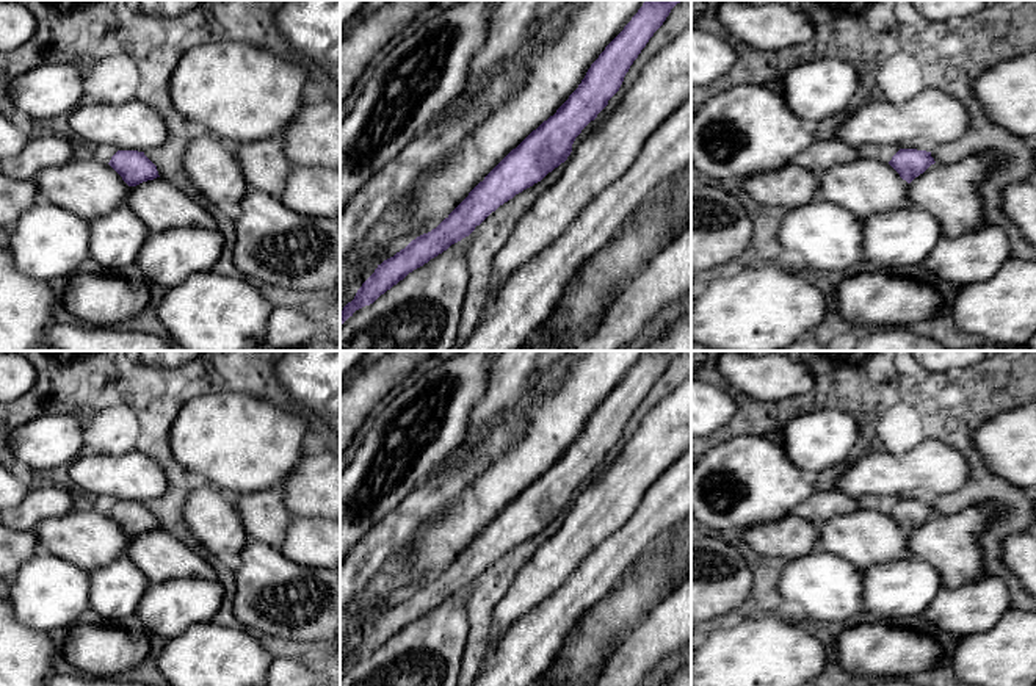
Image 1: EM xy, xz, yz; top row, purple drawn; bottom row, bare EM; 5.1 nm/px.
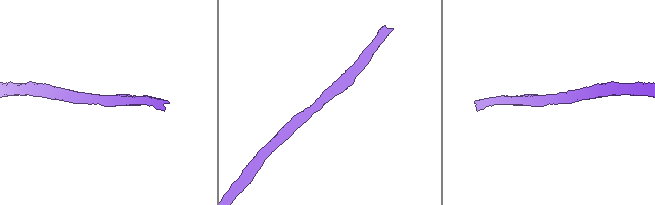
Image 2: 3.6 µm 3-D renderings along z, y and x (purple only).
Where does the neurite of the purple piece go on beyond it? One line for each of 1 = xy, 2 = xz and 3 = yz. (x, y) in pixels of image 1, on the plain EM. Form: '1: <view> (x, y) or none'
1: none
2: none
3: none

